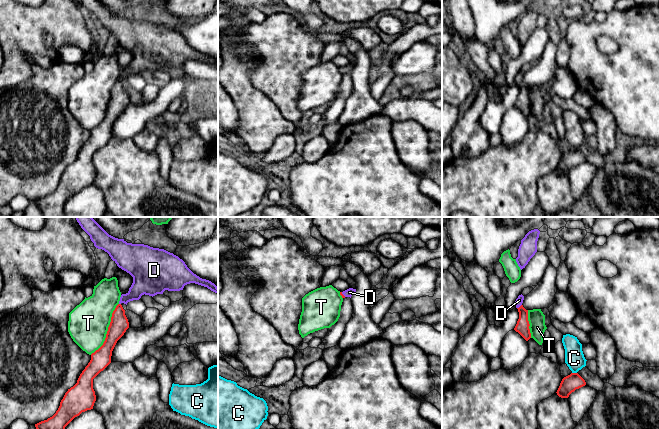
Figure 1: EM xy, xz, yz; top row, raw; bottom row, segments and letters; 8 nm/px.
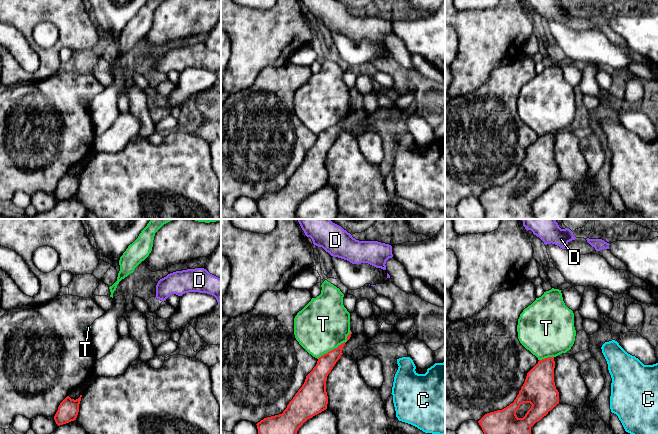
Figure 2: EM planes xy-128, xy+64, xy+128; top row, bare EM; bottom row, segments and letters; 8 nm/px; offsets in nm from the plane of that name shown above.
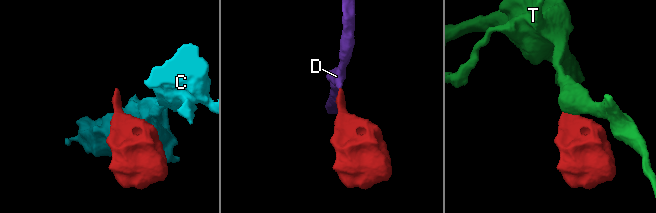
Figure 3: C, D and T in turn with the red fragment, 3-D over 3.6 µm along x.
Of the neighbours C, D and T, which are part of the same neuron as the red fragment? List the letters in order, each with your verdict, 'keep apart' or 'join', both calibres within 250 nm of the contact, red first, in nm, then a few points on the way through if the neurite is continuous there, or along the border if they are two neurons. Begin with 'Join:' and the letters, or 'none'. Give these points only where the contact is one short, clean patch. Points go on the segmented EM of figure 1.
Join: D
C: keep apart | 140/160 nm | along yz (572, 372), (576, 373)
D: join | 110/60 nm | across yz (522, 327), (520, 306), (519, 300)
T: keep apart | 160/320 nm

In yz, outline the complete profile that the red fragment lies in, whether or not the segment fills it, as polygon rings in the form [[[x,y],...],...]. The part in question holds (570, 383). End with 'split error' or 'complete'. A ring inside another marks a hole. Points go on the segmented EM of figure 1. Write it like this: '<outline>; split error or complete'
[[[571,373],[562,379],[556,393],[561,398],[568,398],[572,392],[585,385],[585,380],[578,373]]]; complete

